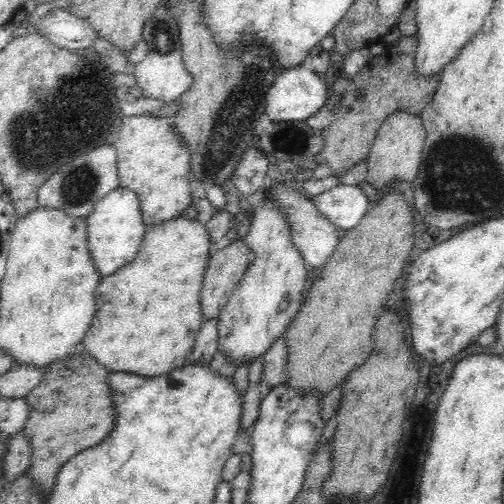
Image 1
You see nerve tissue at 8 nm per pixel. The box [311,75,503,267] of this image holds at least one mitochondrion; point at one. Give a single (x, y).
(468, 163)

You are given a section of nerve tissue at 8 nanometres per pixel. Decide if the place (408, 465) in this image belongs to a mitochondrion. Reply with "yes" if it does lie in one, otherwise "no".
no

